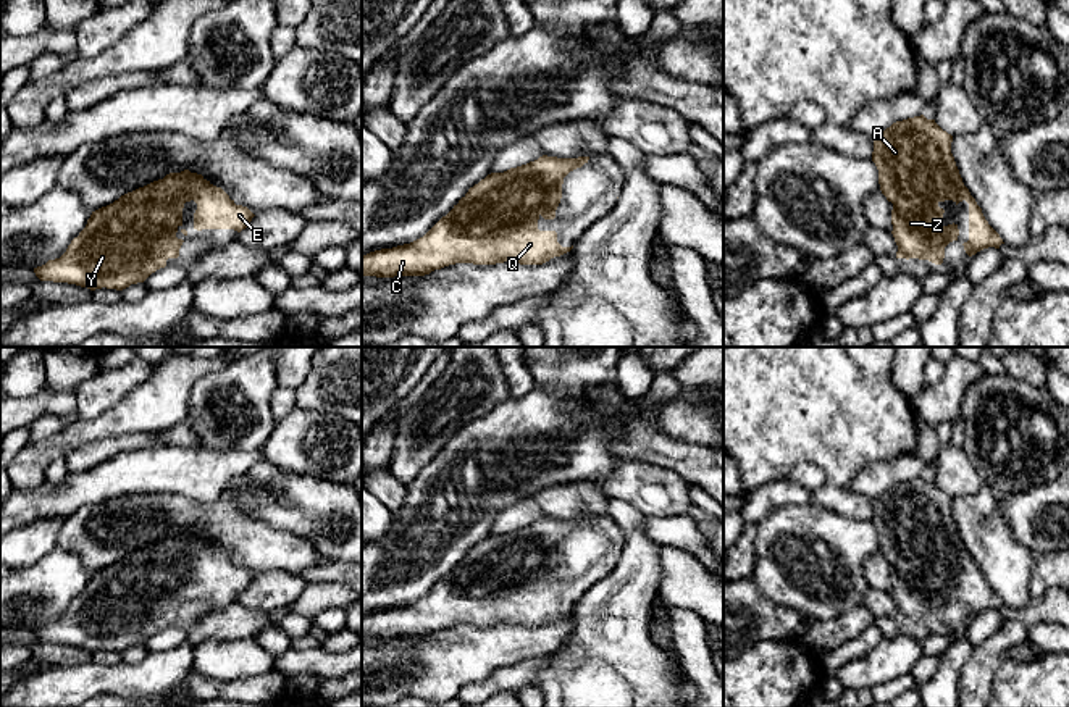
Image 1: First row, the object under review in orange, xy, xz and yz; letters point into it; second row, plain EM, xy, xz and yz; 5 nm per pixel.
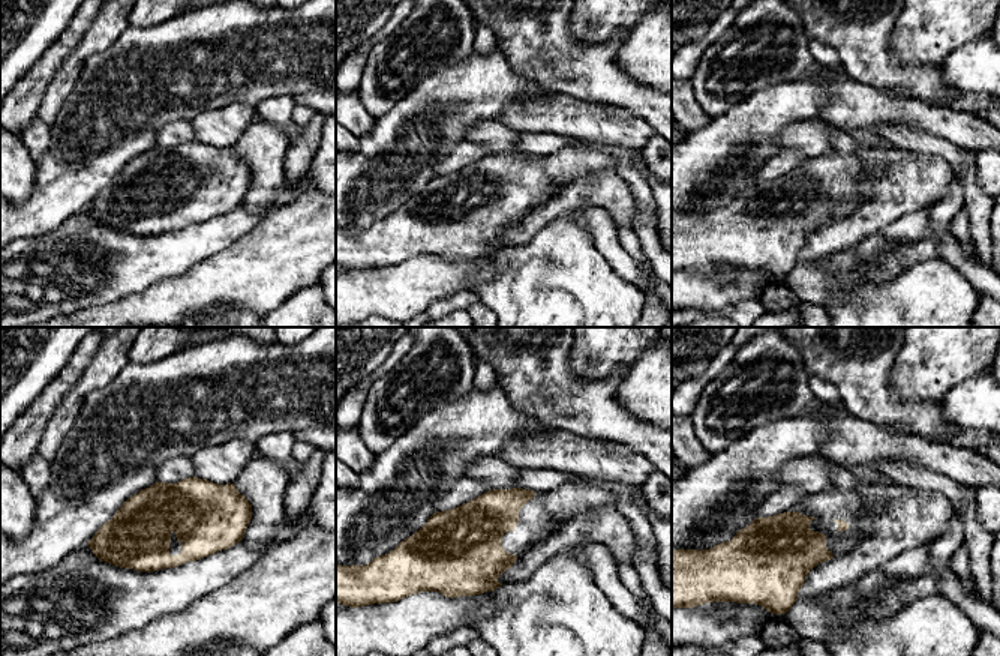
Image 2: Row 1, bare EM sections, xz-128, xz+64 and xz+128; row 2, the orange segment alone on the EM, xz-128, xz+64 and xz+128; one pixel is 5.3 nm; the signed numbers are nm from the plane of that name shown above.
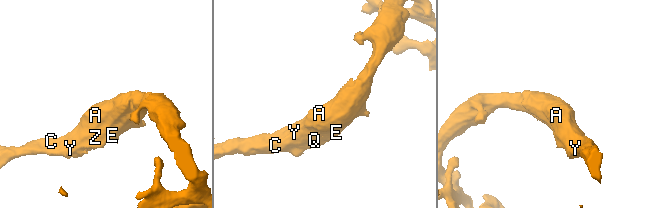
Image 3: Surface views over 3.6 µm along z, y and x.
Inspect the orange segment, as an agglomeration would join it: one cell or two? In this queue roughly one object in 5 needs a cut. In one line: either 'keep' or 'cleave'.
keep

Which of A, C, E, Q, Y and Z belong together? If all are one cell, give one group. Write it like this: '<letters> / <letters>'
A C E Q Y Z

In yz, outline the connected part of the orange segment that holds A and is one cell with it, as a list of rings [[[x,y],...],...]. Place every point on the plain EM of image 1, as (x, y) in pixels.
[[[924,476],[896,483],[874,499],[872,523],[878,531],[880,552],[893,565],[891,596],[898,607],[896,620],[943,625],[945,609],[959,597],[958,586],[945,588],[941,583],[945,571],[938,565],[945,562],[953,562],[956,567],[962,562],[969,565],[969,602],[962,605],[969,618],[988,609],[1000,610],[1004,605],[964,547],[951,515],[951,504],[953,497]]]

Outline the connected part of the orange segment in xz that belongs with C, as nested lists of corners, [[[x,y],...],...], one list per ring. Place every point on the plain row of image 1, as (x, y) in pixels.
[[[543,517],[504,534],[491,534],[459,562],[423,599],[362,617],[362,638],[425,638],[455,625],[543,626],[573,610],[557,604],[555,592],[539,592],[538,581],[554,581],[562,560],[564,539],[588,525],[589,518],[557,520]]]

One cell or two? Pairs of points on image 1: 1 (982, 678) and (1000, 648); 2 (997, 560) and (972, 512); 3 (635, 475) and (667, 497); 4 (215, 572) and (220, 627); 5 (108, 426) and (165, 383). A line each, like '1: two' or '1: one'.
1: one
2: one
3: one
4: two
5: one

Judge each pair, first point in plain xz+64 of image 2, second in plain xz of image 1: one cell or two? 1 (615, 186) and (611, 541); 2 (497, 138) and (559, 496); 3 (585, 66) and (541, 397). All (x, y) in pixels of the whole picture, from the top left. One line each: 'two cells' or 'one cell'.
1: two cells
2: one cell
3: two cells

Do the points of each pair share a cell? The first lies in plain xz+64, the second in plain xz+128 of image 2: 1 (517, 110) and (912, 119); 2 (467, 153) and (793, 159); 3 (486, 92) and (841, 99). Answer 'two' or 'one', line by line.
1: one
2: one
3: two

